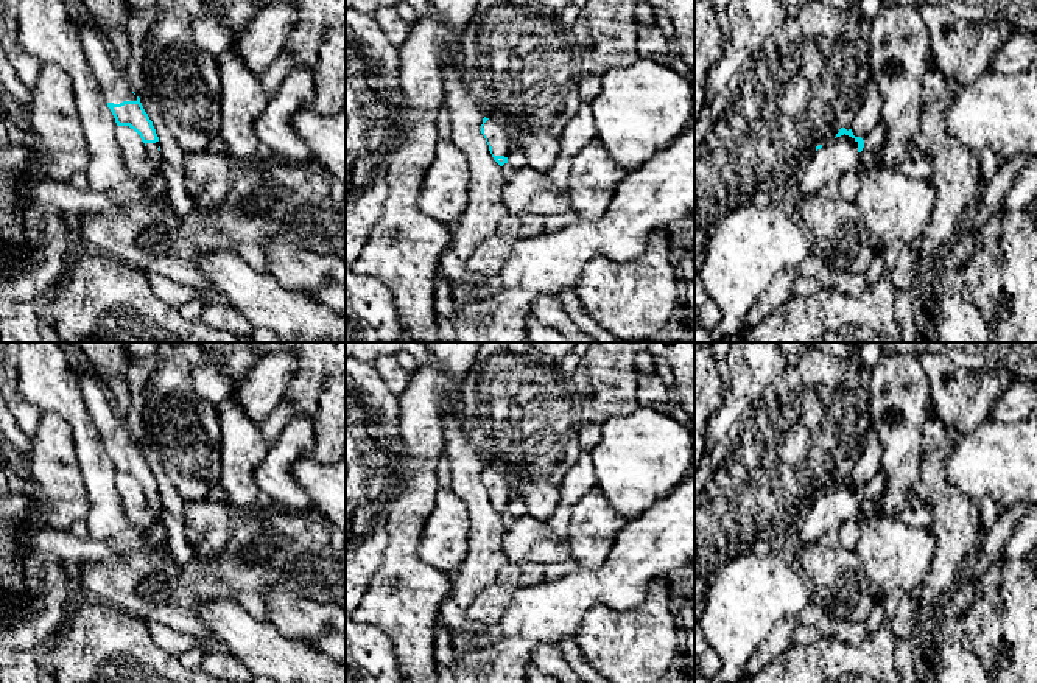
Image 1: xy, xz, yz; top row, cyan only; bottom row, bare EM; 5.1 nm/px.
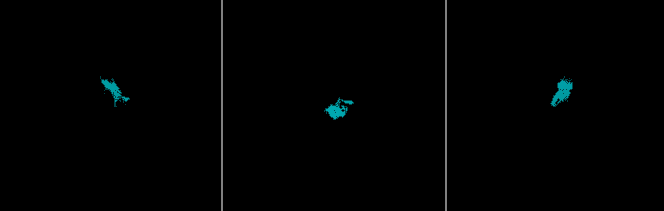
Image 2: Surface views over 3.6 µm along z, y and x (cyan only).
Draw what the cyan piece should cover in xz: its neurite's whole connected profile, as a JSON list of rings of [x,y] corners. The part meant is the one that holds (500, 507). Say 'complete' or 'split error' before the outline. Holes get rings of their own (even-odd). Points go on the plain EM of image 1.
split error | [[[483,467],[481,473],[481,482],[484,484],[489,499],[494,506],[494,509],[503,515],[508,512],[508,501],[512,495],[511,492],[511,482],[506,475],[500,473],[495,468]]]

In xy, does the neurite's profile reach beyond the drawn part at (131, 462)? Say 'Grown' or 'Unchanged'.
Grown

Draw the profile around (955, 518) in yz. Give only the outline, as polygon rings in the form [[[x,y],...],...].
[[[940,419],[923,425],[920,495],[931,510],[936,554],[931,569],[917,593],[920,639],[931,638],[937,613],[964,579],[970,559],[983,541],[978,504],[950,485],[945,462],[954,439]]]

